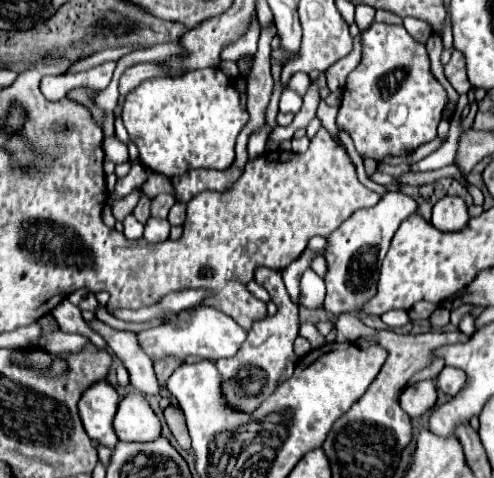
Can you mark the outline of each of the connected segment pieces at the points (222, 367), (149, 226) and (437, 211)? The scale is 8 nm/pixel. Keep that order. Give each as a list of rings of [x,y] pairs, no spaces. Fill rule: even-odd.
[[[258,267],[256,278],[260,286],[264,286],[272,298],[272,302],[278,307],[274,316],[266,316],[264,320],[258,320],[248,330],[248,338],[232,358],[216,360],[216,368],[222,376],[222,392],[224,400],[232,404],[232,408],[240,408],[242,412],[254,412],[276,388],[276,384],[282,384],[288,380],[294,372],[298,356],[294,354],[294,340],[300,330],[298,320],[298,306],[294,304],[284,285],[281,271],[266,267]]]
[[[150,218],[144,226],[144,238],[152,244],[168,240],[168,234],[170,234],[170,224],[167,219]]]
[[[446,196],[444,200],[438,200],[432,210],[432,224],[444,232],[466,228],[468,220],[468,206],[462,198],[456,196]]]

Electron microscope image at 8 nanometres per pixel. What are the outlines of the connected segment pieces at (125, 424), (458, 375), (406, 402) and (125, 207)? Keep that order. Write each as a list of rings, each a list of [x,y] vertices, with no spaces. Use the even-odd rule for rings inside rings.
[[[130,392],[120,400],[114,428],[122,442],[152,442],[162,434],[162,422],[138,392]]]
[[[446,366],[440,374],[438,374],[438,388],[450,396],[454,396],[456,392],[460,392],[460,388],[464,388],[466,384],[466,376],[464,376],[464,370],[460,368],[450,368]]]
[[[414,384],[408,386],[402,396],[400,396],[400,404],[402,410],[412,418],[422,418],[426,412],[430,412],[438,402],[438,394],[436,394],[436,386],[434,384]]]
[[[132,192],[132,194],[124,196],[122,200],[116,202],[116,206],[112,206],[112,214],[114,214],[114,218],[122,222],[122,220],[134,210],[136,204],[138,204],[138,192]]]

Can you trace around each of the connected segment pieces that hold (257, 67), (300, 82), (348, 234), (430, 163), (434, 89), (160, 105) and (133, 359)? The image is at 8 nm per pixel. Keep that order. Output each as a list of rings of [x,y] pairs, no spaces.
[[[276,28],[260,32],[254,66],[248,77],[248,112],[250,112],[250,122],[254,126],[266,122],[264,110],[273,92],[274,80],[270,74],[270,53],[274,34],[276,34]]]
[[[296,72],[290,80],[288,80],[288,90],[296,90],[296,92],[300,92],[300,96],[304,96],[306,94],[306,90],[308,90],[308,86],[310,86],[310,76],[306,74],[306,72]]]
[[[392,190],[386,192],[376,206],[356,210],[336,232],[332,232],[332,236],[328,236],[328,244],[326,244],[328,274],[324,276],[326,290],[328,290],[324,300],[326,310],[334,314],[354,312],[358,310],[358,306],[362,306],[368,298],[374,296],[380,264],[388,252],[390,240],[398,230],[400,222],[404,222],[408,216],[416,212],[418,212],[418,204],[412,196],[400,190]]]
[[[467,94],[460,95],[460,102],[458,102],[458,106],[456,106],[456,110],[454,110],[454,116],[450,118],[450,130],[452,130],[452,134],[448,136],[448,140],[446,140],[436,152],[432,152],[430,156],[426,156],[424,160],[420,160],[420,162],[416,162],[416,164],[410,164],[410,170],[412,170],[412,172],[436,170],[436,168],[444,168],[444,166],[448,166],[448,164],[454,162],[456,140],[458,140],[458,136],[460,136],[460,132],[462,132],[462,130],[460,130],[458,116],[460,116],[460,112],[464,110],[466,104],[468,104]]]
[[[376,22],[362,34],[362,60],[348,74],[338,112],[338,128],[350,132],[360,156],[374,160],[386,154],[408,156],[420,144],[436,138],[446,104],[446,90],[430,70],[426,46],[414,40],[404,26]]]
[[[204,68],[176,78],[144,80],[126,96],[122,120],[148,170],[180,176],[192,168],[228,168],[234,162],[236,136],[246,126],[248,112],[234,82],[220,68]]]
[[[92,318],[88,326],[96,334],[100,334],[106,340],[106,344],[114,350],[114,354],[122,360],[122,364],[130,374],[130,384],[134,388],[138,388],[144,394],[158,394],[158,380],[154,374],[152,362],[136,344],[136,332],[114,330],[108,324],[100,322],[98,318]]]

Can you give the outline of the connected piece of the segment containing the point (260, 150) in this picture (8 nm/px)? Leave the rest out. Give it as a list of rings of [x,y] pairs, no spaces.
[[[264,126],[260,132],[252,134],[252,138],[248,142],[248,156],[250,156],[250,160],[260,156],[260,154],[264,154],[264,150],[266,150],[266,138],[268,138],[268,126]]]

